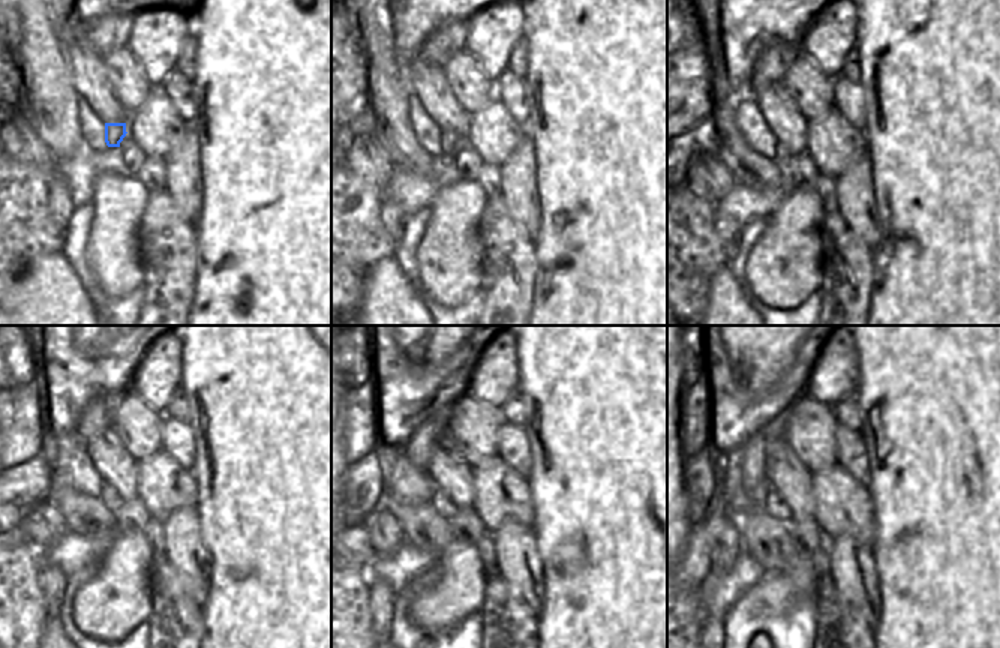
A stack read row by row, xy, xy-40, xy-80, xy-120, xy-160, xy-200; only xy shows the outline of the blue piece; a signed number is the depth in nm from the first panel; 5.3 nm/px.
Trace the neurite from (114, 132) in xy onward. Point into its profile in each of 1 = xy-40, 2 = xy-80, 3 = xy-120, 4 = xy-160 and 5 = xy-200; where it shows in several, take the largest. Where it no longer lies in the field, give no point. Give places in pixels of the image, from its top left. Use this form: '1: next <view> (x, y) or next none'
1: next xy-40 (450, 144)
2: next xy-80 (781, 158)
3: next xy-120 (108, 495)
4: next xy-160 (441, 501)
5: next xy-200 (775, 506)

